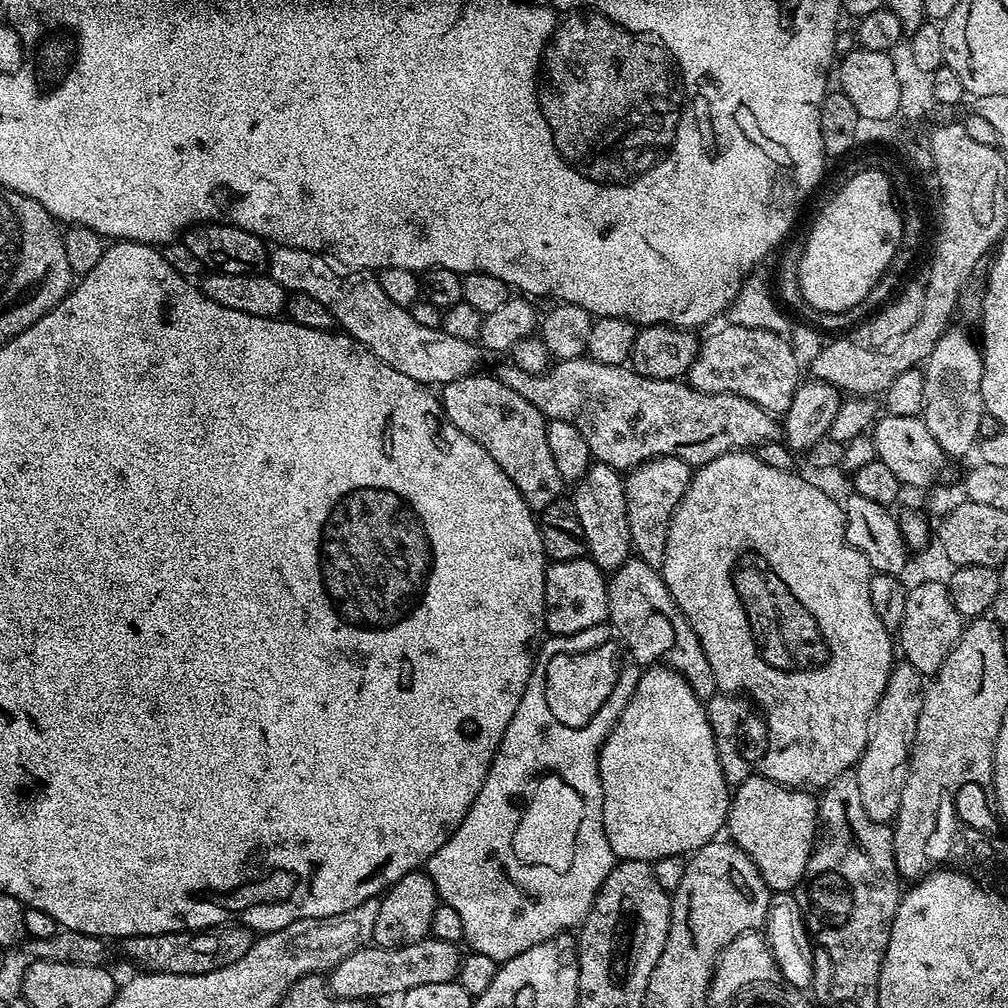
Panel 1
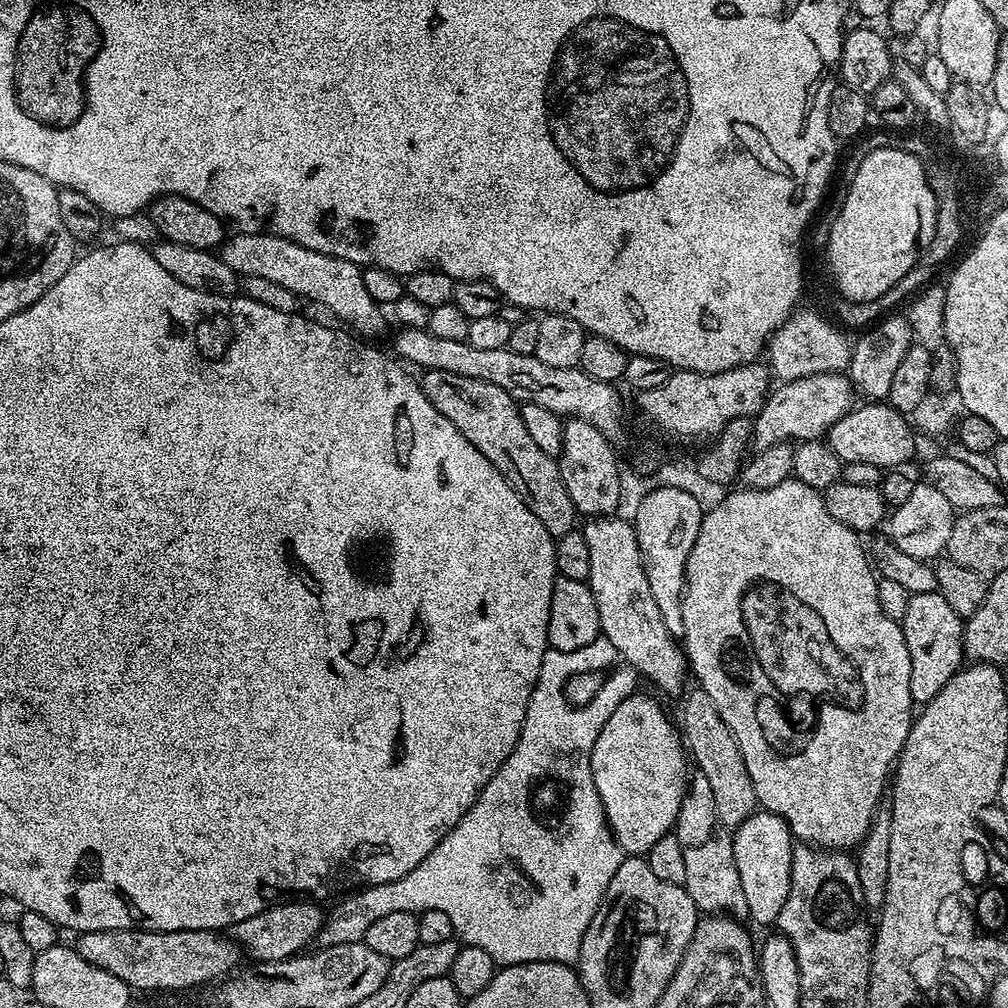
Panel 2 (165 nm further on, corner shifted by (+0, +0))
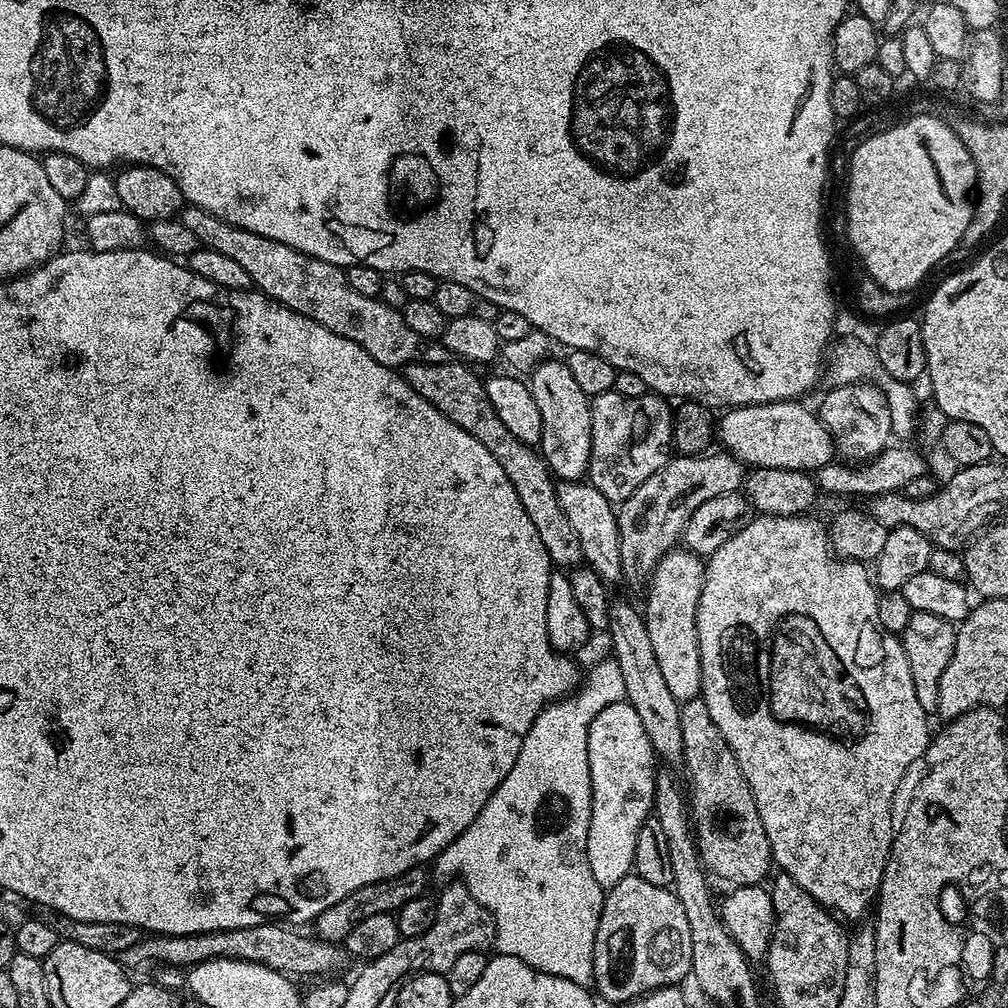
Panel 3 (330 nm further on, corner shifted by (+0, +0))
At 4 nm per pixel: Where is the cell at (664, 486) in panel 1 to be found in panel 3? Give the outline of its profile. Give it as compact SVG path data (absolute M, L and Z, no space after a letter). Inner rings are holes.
M677 546L663 556L652 575L652 583L646 589L648 601L642 604L642 615L646 622L646 631L650 634L650 643L654 646L654 655L658 658L658 666L662 669L662 675L666 681L666 687L670 694L678 701L694 700L701 695L702 686L702 662L698 650L698 626L696 615L698 614L698 600L702 598L702 586L704 585L705 561L693 552Z

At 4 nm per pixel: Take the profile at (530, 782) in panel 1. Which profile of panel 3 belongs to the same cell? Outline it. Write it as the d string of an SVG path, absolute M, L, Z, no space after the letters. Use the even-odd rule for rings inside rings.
M607 659L602 661L601 664L594 665L589 672L587 669L580 687L575 692L559 700L553 700L548 707L542 709L538 718L534 718L534 726L530 726L530 730L522 742L522 750L518 750L518 762L514 762L514 766L510 766L510 774L506 774L506 778L502 778L500 785L490 794L490 798L478 814L478 818L474 818L474 822L470 822L470 826L466 826L466 830L462 834L458 834L458 838L454 842L450 842L450 846L442 849L434 861L434 867L436 867L438 875L459 878L470 890L470 894L475 900L482 902L482 906L486 906L486 910L490 910L490 914L496 923L494 948L499 955L517 956L519 960L526 962L526 966L534 966L534 970L554 974L558 978L566 978L570 982L585 986L593 983L594 938L598 930L598 922L606 895L605 889L600 888L598 882L594 882L594 873L590 871L590 862L586 862L586 842L588 841L590 818L592 817L592 783L590 782L590 762L588 761L588 735L590 734L590 722L594 722L594 718L598 718L598 713L606 710L606 706L624 699L624 691L626 690L626 682L622 682L622 670L618 670L615 659Z

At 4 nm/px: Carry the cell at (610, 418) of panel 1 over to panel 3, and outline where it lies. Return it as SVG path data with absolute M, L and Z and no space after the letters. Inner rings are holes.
M185 207L178 218L186 230L194 233L201 246L218 250L218 254L226 254L234 258L234 262L239 262L246 274L250 274L253 285L265 296L318 322L318 326L326 326L326 330L334 330L334 334L342 334L342 338L350 338L350 342L358 342L358 346L362 346L362 350L366 350L366 354L382 366L400 370L406 364L417 362L449 363L450 354L443 343L429 342L414 334L414 330L406 326L403 311L392 309L380 298L366 298L366 294L358 294L358 290L348 284L347 271L341 265L322 262L274 238L262 238L262 234L242 230L236 224L227 224L205 208Z

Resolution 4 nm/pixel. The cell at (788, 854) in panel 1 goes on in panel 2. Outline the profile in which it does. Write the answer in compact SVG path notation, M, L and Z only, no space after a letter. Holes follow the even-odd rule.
M757 810L741 820L739 826L731 833L734 850L734 866L738 866L738 878L742 878L742 894L746 894L748 907L747 919L756 924L775 925L782 914L782 906L786 906L786 894L789 893L789 880L792 873L792 849L794 837L782 818L772 812Z

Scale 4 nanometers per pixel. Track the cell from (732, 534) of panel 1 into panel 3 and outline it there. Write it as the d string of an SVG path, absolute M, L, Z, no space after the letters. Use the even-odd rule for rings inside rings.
M801 514L799 516L757 515L755 518L749 520L748 525L740 532L733 534L726 542L726 546L722 546L712 556L707 557L704 565L702 598L698 600L698 614L696 615L698 650L700 651L700 661L702 662L702 686L700 690L702 698L706 702L706 710L710 710L710 718L714 718L714 726L718 726L718 730L722 730L722 738L726 738L726 742L730 746L734 758L738 758L738 766L742 770L742 774L754 794L754 802L758 806L758 818L762 818L762 827L766 829L766 838L770 838L770 850L772 851L772 859L775 867L777 869L780 867L779 871L783 875L788 876L802 890L806 890L806 894L810 894L810 898L814 898L822 907L827 908L829 912L835 914L837 917L843 918L845 921L856 920L855 922L860 922L867 917L864 915L867 914L868 907L870 907L870 912L874 901L877 899L880 883L882 882L882 874L888 864L888 856L892 852L892 842L894 839L894 824L892 828L892 799L895 798L896 791L899 790L900 783L903 782L904 775L908 772L908 767L919 756L921 759L928 751L930 743L928 720L930 720L930 716L929 713L922 710L922 706L918 702L918 694L914 694L914 678L910 678L910 662L906 662L906 650L904 649L901 637L887 632L882 626L882 621L878 619L878 588L874 583L873 577L870 575L870 572L868 576L867 570L864 569L867 567L861 561L841 560L830 547L829 529L825 525L823 528L818 521L811 520L812 518L808 514Z

